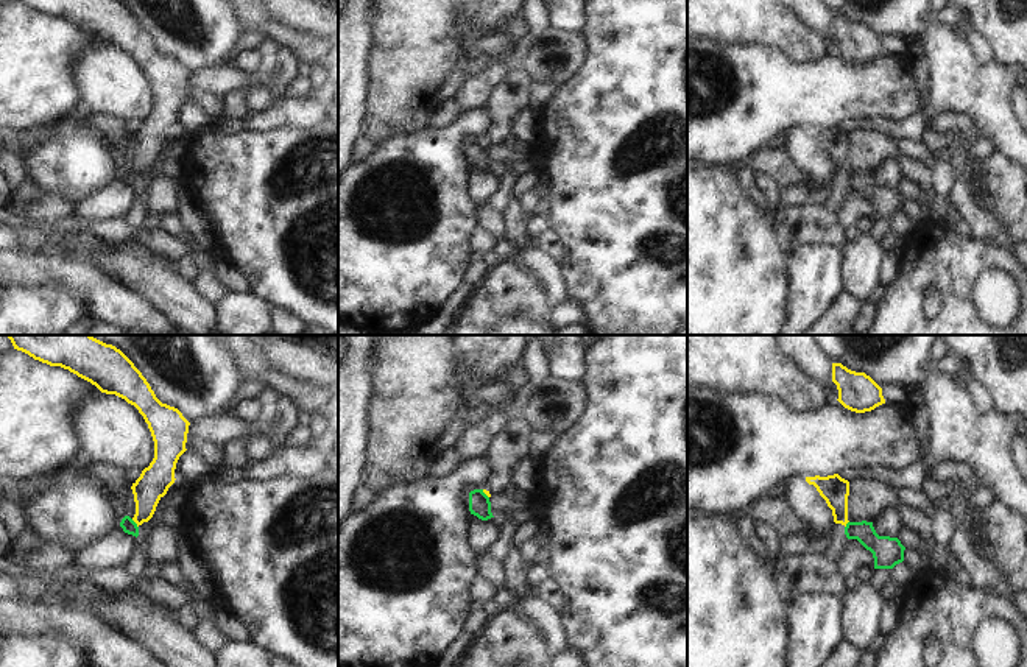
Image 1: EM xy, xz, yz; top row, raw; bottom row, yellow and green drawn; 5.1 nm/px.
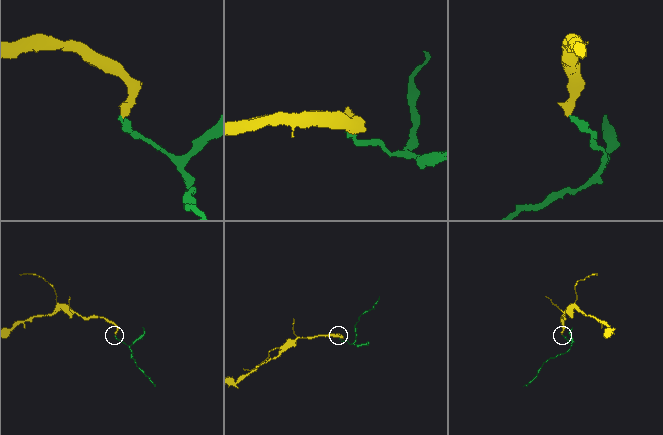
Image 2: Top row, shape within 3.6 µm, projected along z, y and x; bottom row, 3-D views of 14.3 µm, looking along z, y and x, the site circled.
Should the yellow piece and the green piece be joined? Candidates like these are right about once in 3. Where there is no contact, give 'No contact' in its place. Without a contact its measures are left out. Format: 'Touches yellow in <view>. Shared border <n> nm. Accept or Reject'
Touches yellow in xy. Shared border 60 nm. Reject.

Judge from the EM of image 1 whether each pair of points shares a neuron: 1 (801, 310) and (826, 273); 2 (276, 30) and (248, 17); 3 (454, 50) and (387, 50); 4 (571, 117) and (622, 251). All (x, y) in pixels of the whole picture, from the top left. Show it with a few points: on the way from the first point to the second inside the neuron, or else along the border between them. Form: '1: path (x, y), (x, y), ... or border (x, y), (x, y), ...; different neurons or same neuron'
1: path (808, 301), (817, 282); same neuron
2: path (270, 28), (254, 17); same neuron
3: path (437, 50), (404, 50); same neuron
4: path (603, 150), (622, 181), (622, 218); same neuron

